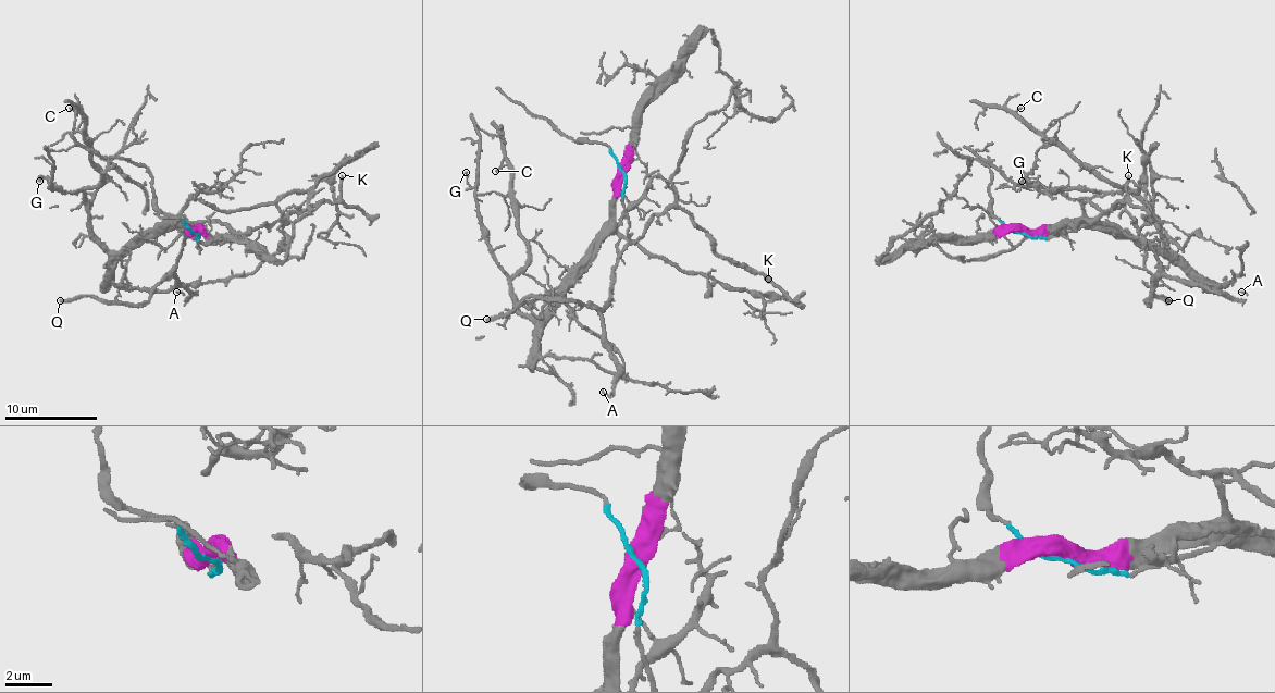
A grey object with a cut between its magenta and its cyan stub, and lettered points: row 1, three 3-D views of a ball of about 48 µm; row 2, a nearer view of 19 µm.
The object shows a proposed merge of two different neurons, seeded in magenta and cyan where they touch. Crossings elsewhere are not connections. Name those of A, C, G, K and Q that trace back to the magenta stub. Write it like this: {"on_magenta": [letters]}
{"on_magenta": ["C", "G"]}

